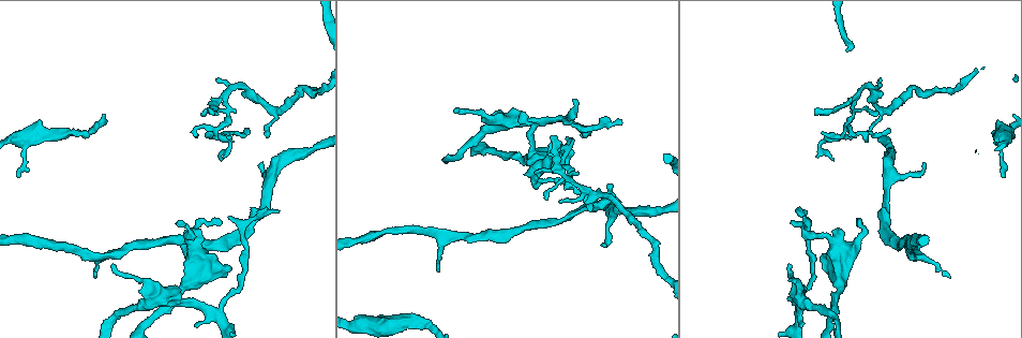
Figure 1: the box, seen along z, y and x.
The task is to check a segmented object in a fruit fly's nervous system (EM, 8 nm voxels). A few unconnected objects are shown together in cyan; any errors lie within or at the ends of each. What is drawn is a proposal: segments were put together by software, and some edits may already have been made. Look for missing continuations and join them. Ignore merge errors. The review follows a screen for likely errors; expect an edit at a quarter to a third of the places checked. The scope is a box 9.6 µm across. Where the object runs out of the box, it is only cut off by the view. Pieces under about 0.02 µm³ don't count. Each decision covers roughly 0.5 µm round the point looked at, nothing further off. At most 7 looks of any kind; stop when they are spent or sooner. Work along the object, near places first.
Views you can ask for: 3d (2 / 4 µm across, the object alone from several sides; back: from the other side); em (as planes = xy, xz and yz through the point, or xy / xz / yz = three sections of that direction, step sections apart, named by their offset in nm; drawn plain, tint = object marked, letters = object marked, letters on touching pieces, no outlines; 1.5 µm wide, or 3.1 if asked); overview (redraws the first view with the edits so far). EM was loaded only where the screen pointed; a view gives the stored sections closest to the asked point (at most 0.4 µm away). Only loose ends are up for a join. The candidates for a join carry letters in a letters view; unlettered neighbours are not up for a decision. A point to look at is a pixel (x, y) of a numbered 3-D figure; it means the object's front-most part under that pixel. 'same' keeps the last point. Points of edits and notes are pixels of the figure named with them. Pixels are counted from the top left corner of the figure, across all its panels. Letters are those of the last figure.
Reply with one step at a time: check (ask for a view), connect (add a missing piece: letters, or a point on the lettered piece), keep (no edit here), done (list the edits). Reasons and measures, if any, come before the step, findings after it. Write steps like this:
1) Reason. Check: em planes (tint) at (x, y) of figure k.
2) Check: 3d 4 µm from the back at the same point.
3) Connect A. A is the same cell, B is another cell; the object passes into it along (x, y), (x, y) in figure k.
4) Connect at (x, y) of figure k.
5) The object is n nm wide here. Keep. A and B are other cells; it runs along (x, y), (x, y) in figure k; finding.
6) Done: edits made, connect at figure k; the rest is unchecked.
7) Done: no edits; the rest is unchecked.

Tapers out. Check: 3d 4 µm at (278, 213) of figure 1.

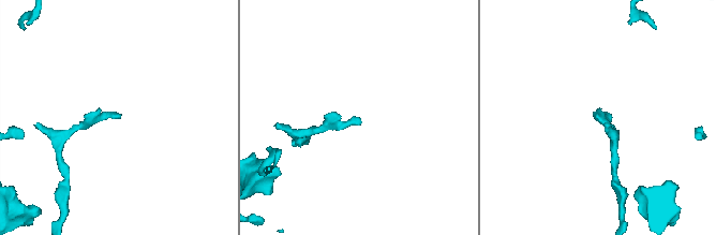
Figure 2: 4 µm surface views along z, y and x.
Need the tissue. Check: em yz step 4 (tint) at (359, 124) of figure 2.

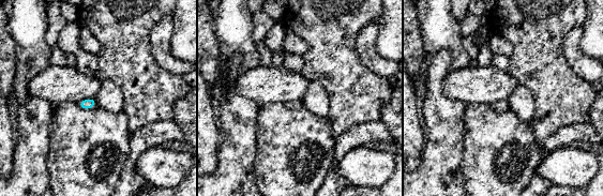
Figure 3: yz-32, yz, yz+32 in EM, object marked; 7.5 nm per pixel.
Another direction. Check: em planes (letters) at the same point.

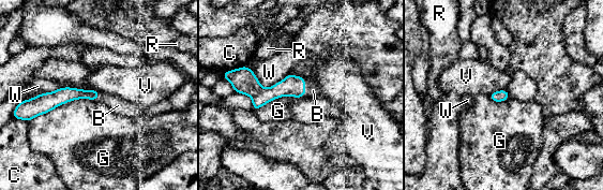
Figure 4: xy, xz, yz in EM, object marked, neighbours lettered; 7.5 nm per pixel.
The longest contact is with G, 550 nm. Connect B. B is the same cell, C, G, R, V and W are other cells; the object passes into it along (295, 86), (304, 87), (313, 90) in figure 4; it goes on there.

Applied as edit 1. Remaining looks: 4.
See it whole again. Check: overview.

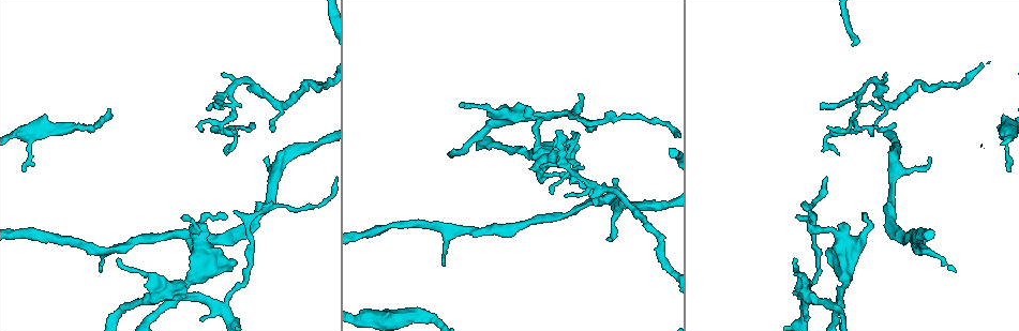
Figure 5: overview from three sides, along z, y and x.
Check: em xy step 4 (letters) at (839, 155) of figure 5.

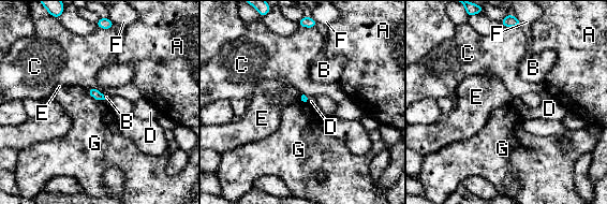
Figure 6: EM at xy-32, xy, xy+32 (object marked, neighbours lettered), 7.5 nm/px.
Keep. A, B, C, D, E, F and G are other cells; a border runs along (86, 89), (93, 98), (104, 100) in figure 6; none of them fits.

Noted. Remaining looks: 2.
An open end. Check: 3d 4 µm at (528, 106) of figure 5.

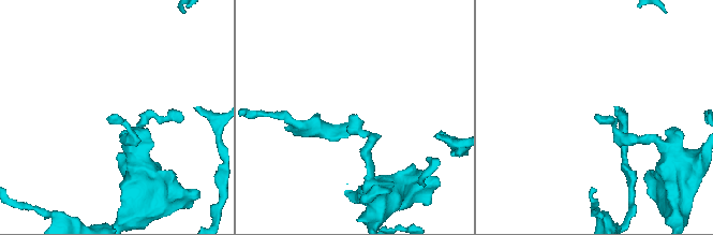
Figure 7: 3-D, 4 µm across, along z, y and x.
Need the tissue. Check: em planes (letters) at (596, 116) of figure 7.

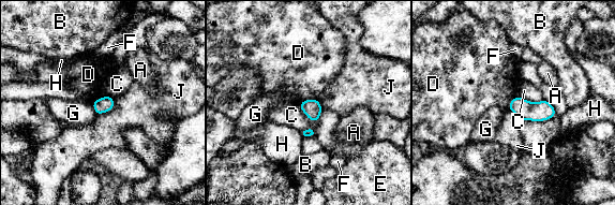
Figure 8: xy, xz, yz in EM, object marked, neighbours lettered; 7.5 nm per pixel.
Keep. A, B, C, D, E, F, G, H and J are other cells; a border runs along (315, 98), (303, 100), (299, 104) in figure 8; no lettered piece goes on from it.

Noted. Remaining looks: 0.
Done: edits made, connect at figure 4; the rest is unchecked.

